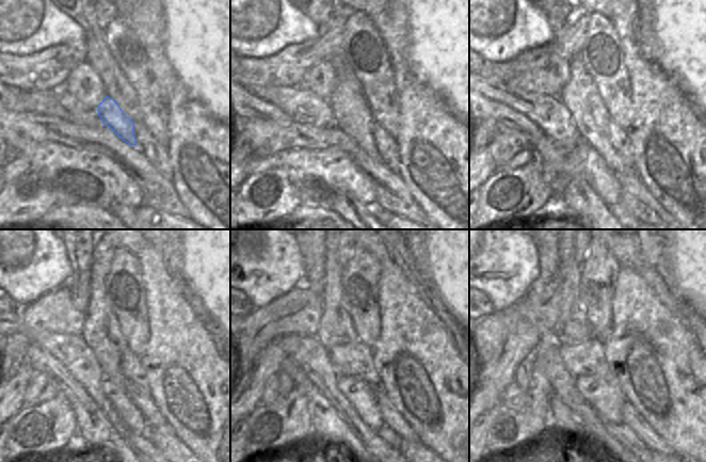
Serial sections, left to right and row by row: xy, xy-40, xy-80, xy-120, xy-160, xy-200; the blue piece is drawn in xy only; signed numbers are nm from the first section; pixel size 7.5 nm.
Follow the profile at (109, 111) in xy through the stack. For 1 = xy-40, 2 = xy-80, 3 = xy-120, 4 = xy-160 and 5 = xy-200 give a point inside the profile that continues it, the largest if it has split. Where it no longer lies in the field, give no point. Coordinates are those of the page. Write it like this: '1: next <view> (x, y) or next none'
1: next xy-40 (352, 115)
2: next xy-80 (580, 96)
3: next xy-120 (98, 327)
4: next xy-160 (325, 318)
5: next xy-200 (560, 312)

